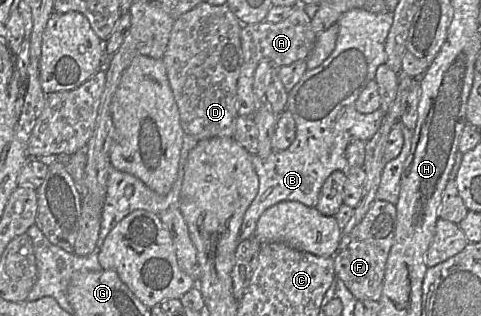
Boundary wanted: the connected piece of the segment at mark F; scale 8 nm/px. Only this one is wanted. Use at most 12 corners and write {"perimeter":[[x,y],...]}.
{"perimeter":[[374,200],[335,254],[357,300],[380,300],[396,206]]}

